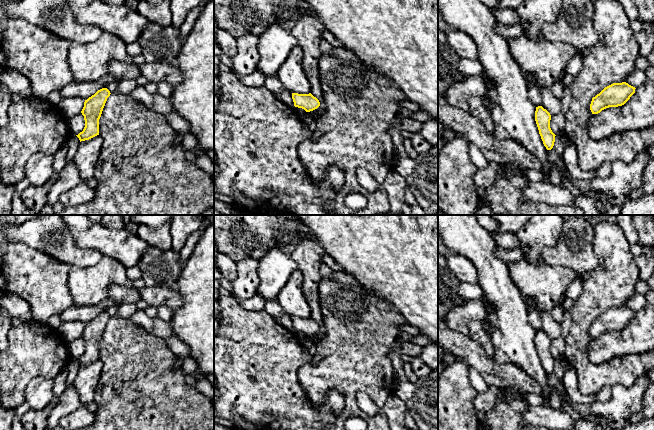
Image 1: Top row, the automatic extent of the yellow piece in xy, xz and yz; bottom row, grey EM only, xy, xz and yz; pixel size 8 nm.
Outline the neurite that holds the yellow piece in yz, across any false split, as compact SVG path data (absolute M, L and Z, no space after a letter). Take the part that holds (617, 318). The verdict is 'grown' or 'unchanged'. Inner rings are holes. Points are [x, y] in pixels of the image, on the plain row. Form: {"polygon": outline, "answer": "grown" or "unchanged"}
{"polygon": "M626 306L613 307L605 311L599 318L592 322L590 334L592 338L598 338L609 331L624 329L635 317L635 311Z", "answer": "unchanged"}

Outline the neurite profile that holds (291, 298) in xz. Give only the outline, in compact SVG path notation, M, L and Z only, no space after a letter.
M298 269L292 272L276 301L291 317L310 317L311 309L303 293L302 274Z

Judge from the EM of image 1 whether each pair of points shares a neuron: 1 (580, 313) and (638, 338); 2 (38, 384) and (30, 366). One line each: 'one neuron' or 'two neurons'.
1: two neurons
2: two neurons

